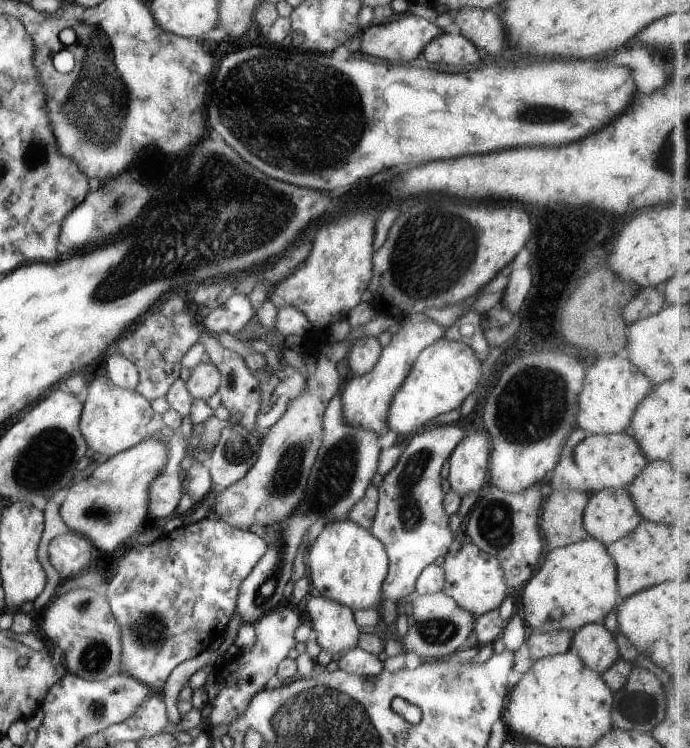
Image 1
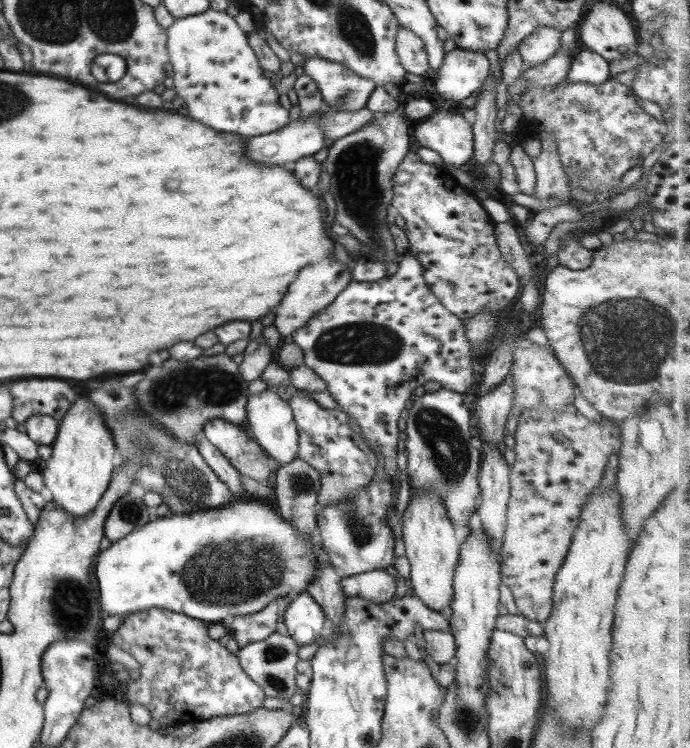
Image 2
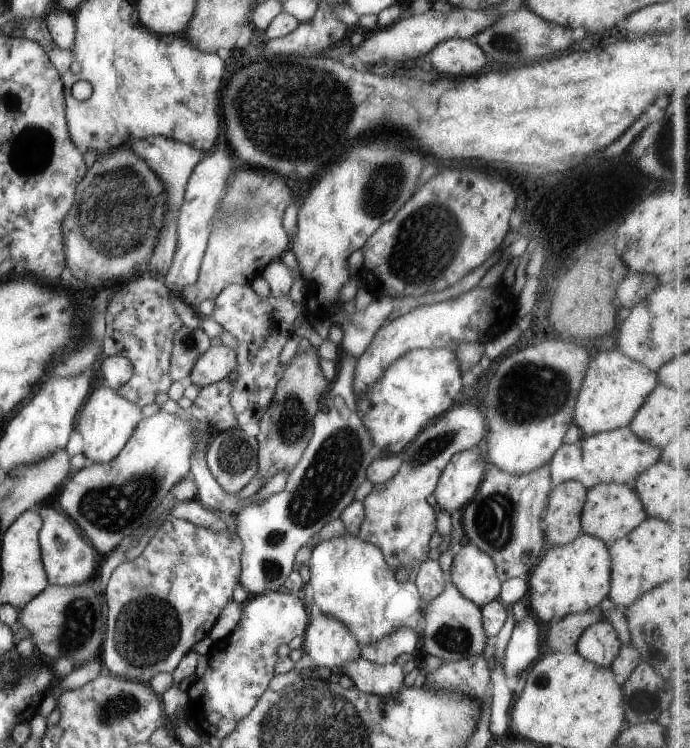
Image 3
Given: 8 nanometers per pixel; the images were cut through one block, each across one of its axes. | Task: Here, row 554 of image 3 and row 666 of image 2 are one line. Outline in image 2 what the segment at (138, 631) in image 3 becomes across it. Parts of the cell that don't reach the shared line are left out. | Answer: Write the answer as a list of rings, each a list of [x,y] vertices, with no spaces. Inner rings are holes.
[[[150,609],[121,618],[122,622],[110,636],[110,642],[134,656],[140,664],[140,678],[127,680],[126,700],[130,704],[144,706],[152,720],[156,720],[161,727],[170,726],[175,721],[186,724],[220,716],[248,714],[262,707],[266,699],[264,691],[242,670],[238,655],[232,654],[222,643],[208,636],[208,624],[167,609]]]

